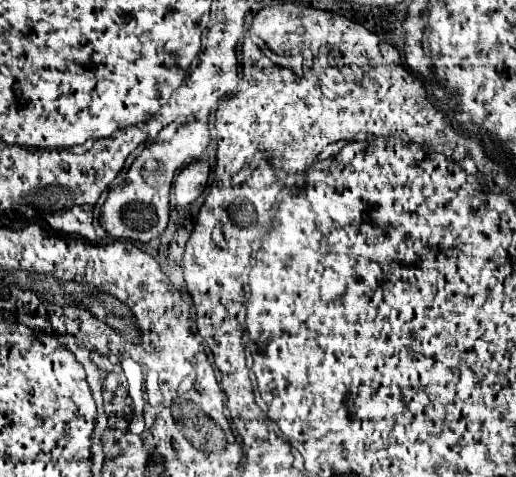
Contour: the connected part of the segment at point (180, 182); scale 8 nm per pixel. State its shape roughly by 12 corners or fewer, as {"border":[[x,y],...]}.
{"border":[[208,164],[186,166],[174,182],[178,206],[192,204],[208,182]]}

